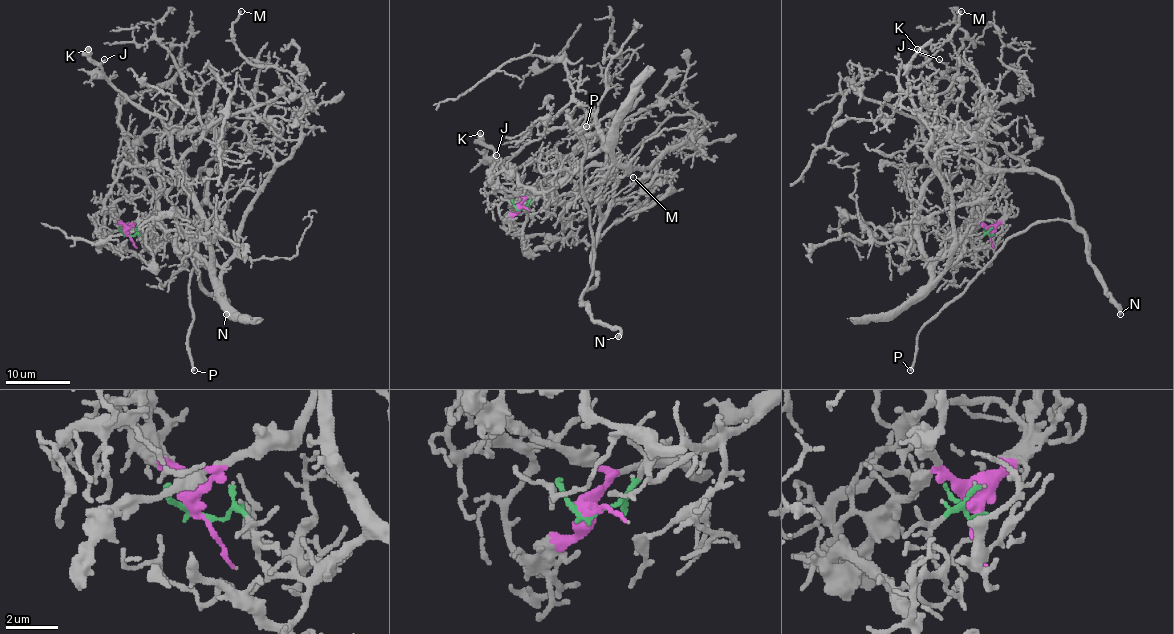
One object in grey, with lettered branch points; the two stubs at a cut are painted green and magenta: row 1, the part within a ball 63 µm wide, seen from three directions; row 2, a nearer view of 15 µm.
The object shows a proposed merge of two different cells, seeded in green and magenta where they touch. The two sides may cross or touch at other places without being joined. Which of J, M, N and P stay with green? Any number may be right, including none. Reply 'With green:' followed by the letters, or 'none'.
With green: J, M

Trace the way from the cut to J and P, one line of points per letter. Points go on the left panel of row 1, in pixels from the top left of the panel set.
J: (126, 234), (158, 250), (179, 241), (208, 262), (204, 212), (172, 138), (97, 69), (105, 59)
P: (126, 234), (159, 197), (159, 136), (211, 128), (224, 148), (222, 162), (200, 175), (188, 287), (195, 371)

